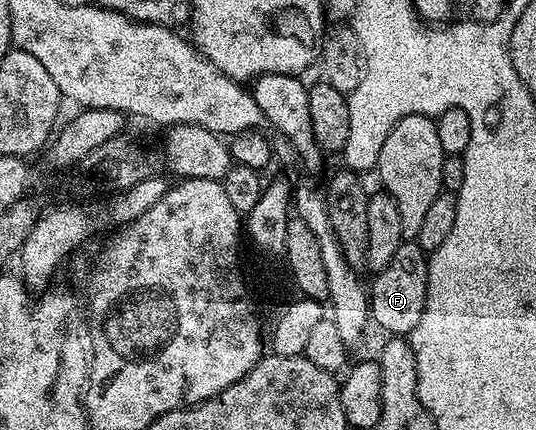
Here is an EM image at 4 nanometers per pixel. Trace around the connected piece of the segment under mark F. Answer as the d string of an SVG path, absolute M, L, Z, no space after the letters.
M405 240L394 251L394 259L385 269L379 270L376 277L370 281L370 317L380 329L385 329L388 335L411 335L414 327L418 327L418 319L422 319L426 307L426 287L428 286L428 259L429 254L425 253L422 246L416 244L415 240Z

